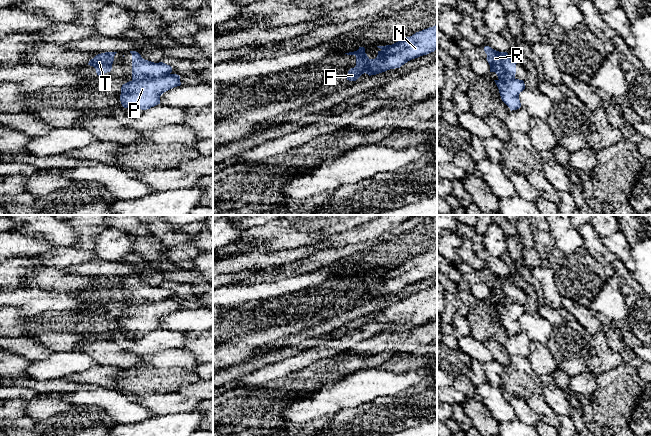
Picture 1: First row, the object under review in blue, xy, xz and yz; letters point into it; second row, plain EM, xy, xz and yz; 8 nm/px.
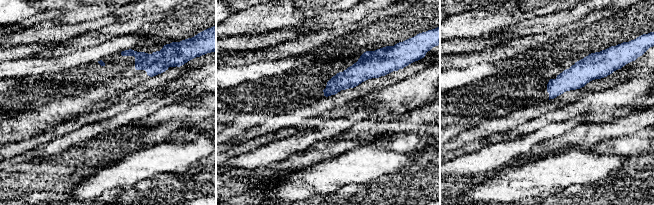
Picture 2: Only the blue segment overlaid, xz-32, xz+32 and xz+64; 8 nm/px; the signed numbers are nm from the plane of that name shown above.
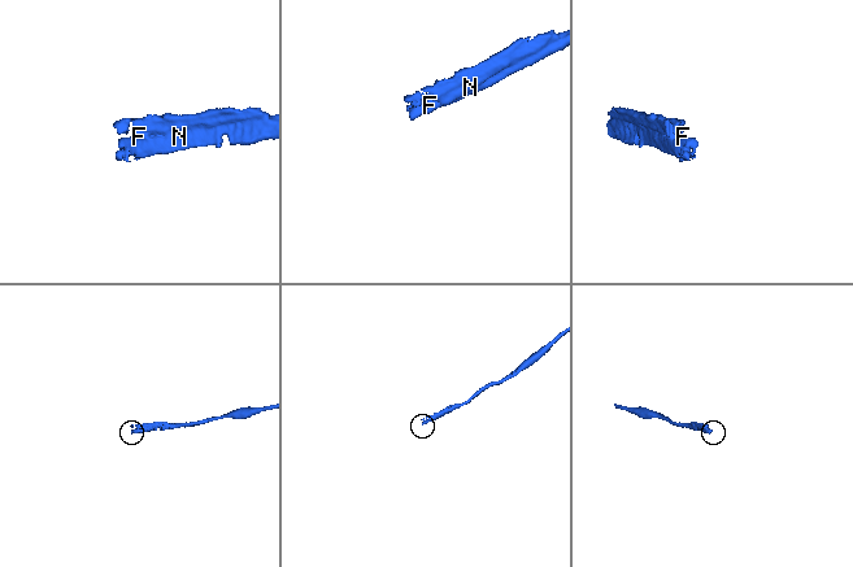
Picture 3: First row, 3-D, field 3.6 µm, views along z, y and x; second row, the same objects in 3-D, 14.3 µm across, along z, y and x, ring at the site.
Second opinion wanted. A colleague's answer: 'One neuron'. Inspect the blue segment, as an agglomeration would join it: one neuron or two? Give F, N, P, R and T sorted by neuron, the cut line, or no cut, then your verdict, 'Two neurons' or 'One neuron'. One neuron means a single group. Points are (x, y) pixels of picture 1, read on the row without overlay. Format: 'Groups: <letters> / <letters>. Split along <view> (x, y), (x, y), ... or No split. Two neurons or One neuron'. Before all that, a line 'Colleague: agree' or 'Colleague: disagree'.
Colleague: disagree
Groups: F N P / R T. Split along xy (169, 297), (159, 301), (132, 304). Two neurons

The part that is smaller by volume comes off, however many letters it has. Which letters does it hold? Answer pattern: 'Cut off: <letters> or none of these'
Cut off: R, T

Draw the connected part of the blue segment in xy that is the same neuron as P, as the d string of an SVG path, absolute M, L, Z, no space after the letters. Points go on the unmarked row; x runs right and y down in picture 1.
M177 298L132 304L122 309L120 325L124 332L147 334L160 328L160 320L164 316L180 309Z

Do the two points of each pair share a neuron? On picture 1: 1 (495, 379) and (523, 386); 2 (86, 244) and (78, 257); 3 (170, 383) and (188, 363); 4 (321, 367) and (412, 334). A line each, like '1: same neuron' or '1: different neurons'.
1: different neurons
2: different neurons
3: same neuron
4: different neurons

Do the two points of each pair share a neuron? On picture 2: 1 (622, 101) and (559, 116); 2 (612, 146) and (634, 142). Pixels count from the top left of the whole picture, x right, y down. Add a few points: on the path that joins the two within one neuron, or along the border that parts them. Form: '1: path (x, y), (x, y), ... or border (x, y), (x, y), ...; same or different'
1: path (606, 102), (596, 107), (588, 107), (575, 112); same
2: path (617, 146), (629, 146); same

